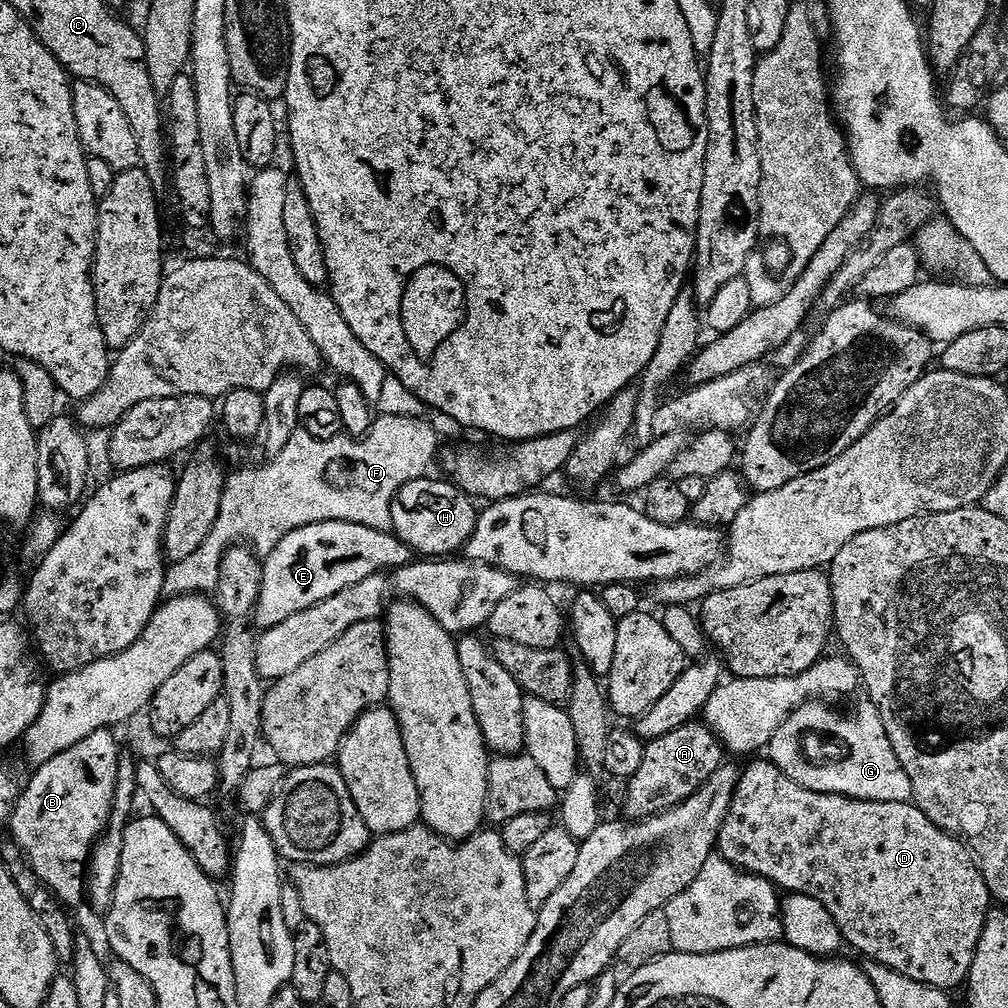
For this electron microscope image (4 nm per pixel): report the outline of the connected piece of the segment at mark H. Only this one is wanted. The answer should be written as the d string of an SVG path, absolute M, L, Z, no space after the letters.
M444 478L432 479L412 480L398 490L392 503L391 531L413 553L421 552L419 555L424 558L444 558L467 545L476 528L478 508L473 497L455 484Z

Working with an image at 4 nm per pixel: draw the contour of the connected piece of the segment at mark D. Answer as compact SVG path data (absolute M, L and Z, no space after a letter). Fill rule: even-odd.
M767 758L756 760L748 769L745 767L741 771L732 805L720 827L718 855L735 868L741 868L743 872L752 872L755 876L766 878L785 893L797 892L810 898L818 898L818 902L822 902L822 906L830 910L834 922L838 922L840 935L847 947L849 944L850 947L857 948L862 955L869 956L869 961L886 966L890 970L898 970L898 974L906 974L906 978L914 978L914 982L928 984L931 988L953 990L952 988L958 987L959 984L961 987L967 981L976 947L982 938L982 930L988 921L990 905L993 903L967 843L953 833L943 832L938 826L934 826L934 822L930 822L930 818L926 818L924 811L916 807L915 803L850 800L846 796L806 790L806 786L798 786L798 782L794 782L782 770L778 770L778 766Z

